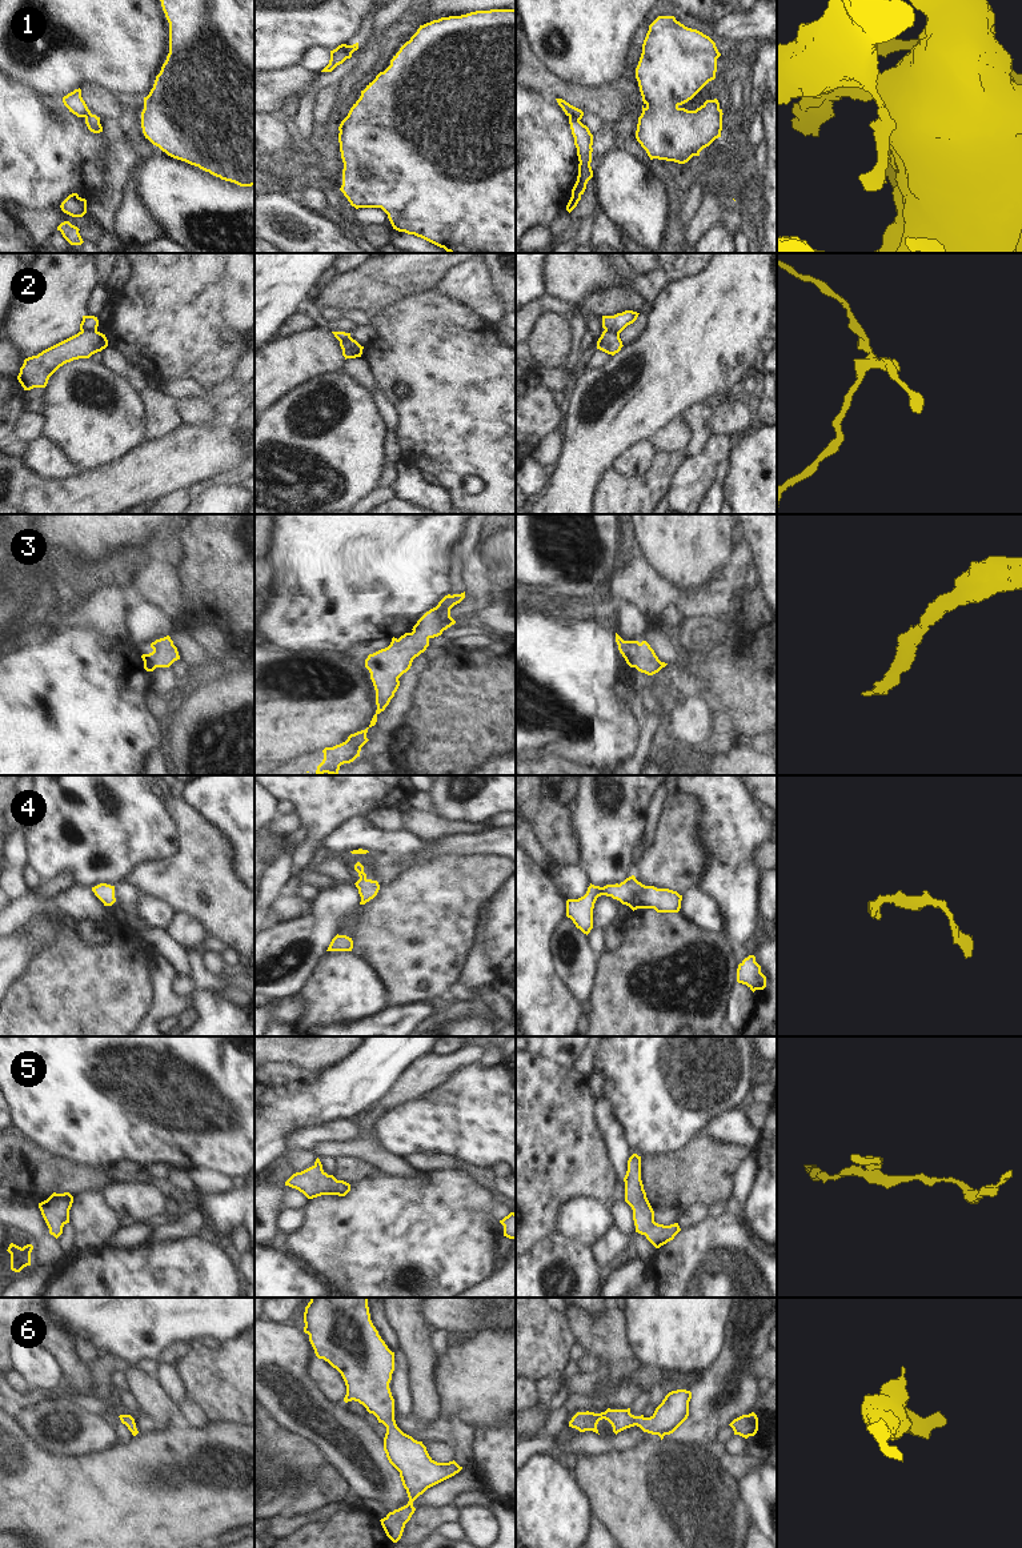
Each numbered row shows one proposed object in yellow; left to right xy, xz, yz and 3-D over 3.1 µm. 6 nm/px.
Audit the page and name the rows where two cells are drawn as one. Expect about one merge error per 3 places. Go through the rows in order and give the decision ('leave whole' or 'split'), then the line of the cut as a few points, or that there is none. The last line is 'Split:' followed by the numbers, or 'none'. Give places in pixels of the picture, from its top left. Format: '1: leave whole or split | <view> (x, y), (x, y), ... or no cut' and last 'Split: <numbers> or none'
1: split | yz (569, 115), (578, 121)
2: split | xz (343, 351), (353, 351), (360, 356)
3: leave whole | no cut
4: leave whole | no cut
5: leave whole | no cut
6: leave whole | no cut
Split: 1, 2

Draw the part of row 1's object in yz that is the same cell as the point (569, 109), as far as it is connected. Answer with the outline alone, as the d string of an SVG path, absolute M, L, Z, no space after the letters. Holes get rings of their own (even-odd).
M556 99L558 105L562 108L566 116L573 116L577 121L580 121L584 116L584 112L562 99Z

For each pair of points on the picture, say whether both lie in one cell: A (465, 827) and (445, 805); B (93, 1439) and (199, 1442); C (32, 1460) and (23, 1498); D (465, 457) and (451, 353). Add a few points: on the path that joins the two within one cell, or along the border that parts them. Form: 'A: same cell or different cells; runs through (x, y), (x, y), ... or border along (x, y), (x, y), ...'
A: different cells; border along (432, 811), (439, 817), (459, 822), (487, 822)
B: different cells; border along (116, 1444), (105, 1450)
C: same cell; runs through (32, 1470), (25, 1488)
D: same cell; runs through (465, 432), (465, 384), (461, 379)

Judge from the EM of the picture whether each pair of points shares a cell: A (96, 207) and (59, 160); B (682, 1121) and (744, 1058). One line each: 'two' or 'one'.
A: two
B: one

